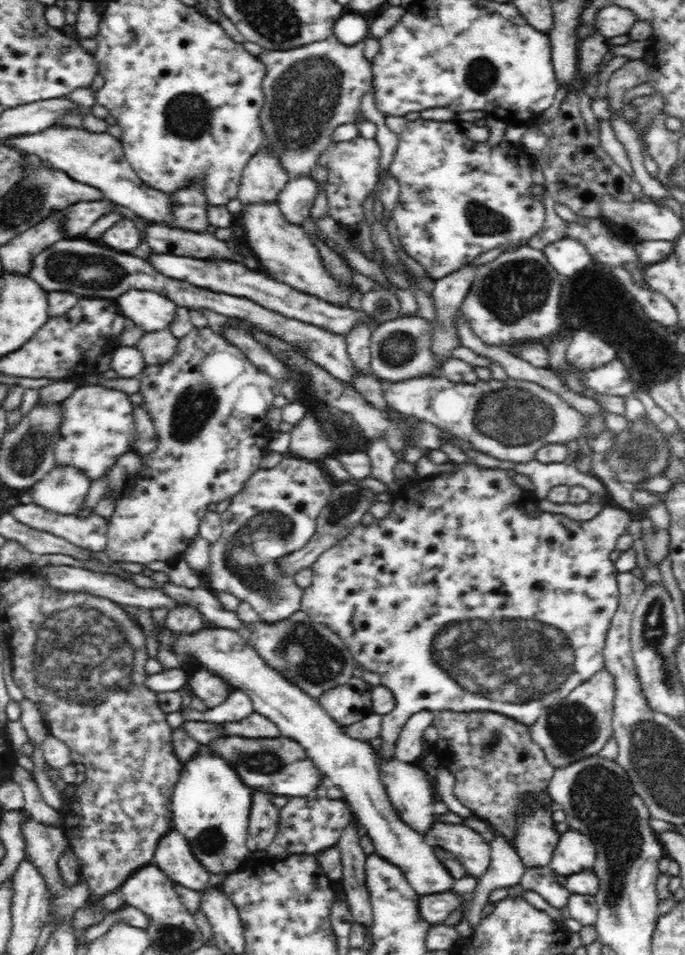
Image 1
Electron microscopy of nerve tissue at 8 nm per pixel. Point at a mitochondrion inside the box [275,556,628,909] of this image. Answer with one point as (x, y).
(516, 661)

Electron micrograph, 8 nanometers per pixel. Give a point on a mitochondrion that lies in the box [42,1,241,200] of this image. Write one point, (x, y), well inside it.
(188, 116)

